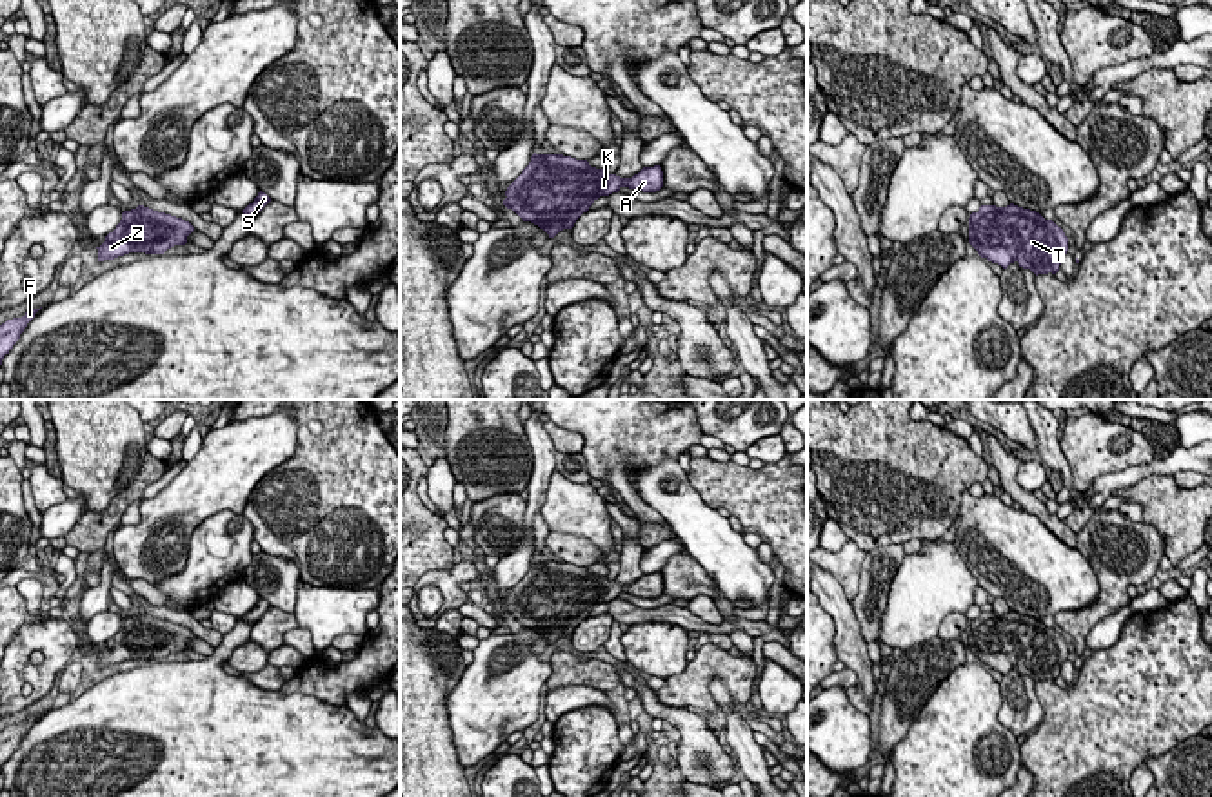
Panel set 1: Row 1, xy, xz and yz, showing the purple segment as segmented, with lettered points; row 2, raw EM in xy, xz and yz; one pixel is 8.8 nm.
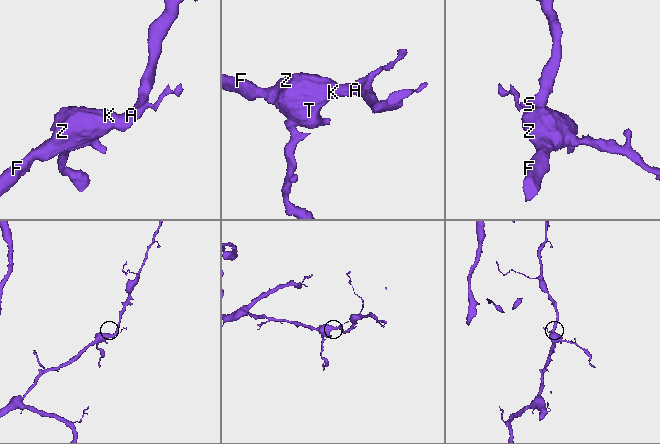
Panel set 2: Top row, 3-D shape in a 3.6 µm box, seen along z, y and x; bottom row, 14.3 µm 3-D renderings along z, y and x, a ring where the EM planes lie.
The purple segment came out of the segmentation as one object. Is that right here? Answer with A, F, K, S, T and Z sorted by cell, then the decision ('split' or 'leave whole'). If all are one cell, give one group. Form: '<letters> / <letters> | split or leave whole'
A F K S T Z | leave whole

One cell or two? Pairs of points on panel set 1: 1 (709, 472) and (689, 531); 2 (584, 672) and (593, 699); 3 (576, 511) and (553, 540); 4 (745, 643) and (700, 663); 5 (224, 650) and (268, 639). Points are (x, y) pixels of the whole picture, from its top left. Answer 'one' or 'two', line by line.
1: two
2: two
3: two
4: two
5: two

